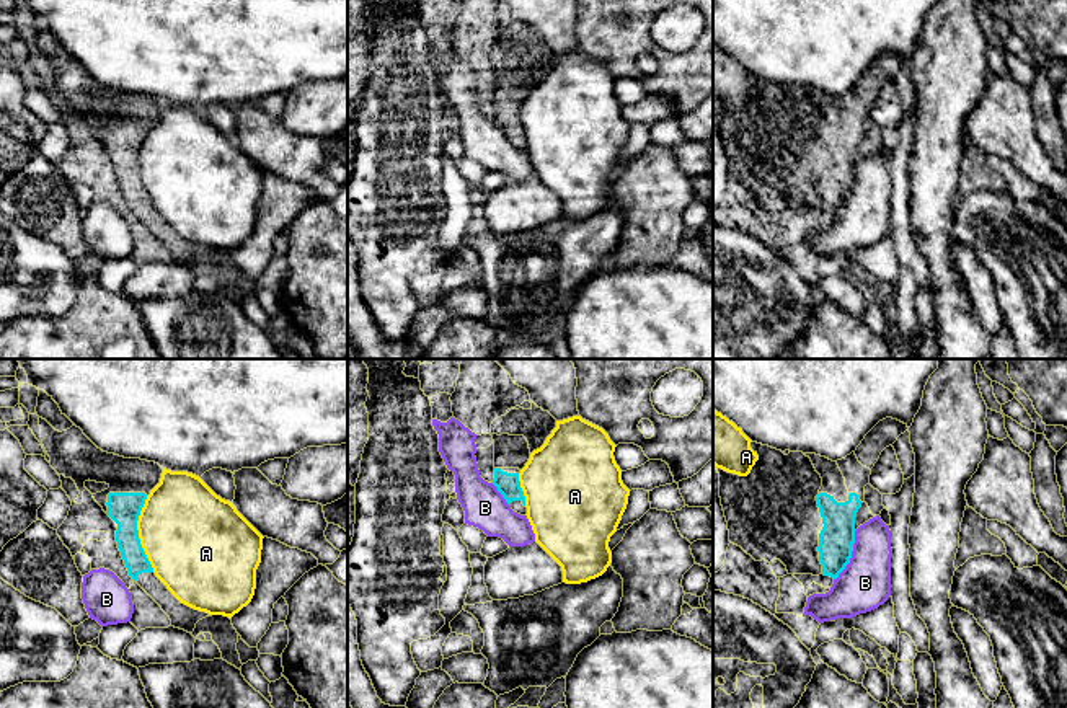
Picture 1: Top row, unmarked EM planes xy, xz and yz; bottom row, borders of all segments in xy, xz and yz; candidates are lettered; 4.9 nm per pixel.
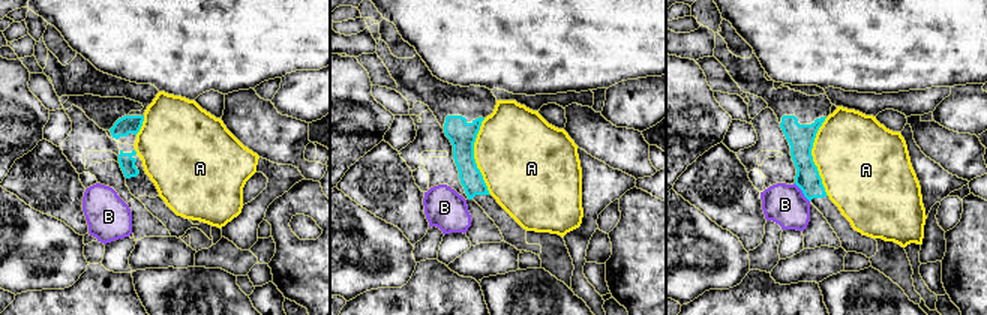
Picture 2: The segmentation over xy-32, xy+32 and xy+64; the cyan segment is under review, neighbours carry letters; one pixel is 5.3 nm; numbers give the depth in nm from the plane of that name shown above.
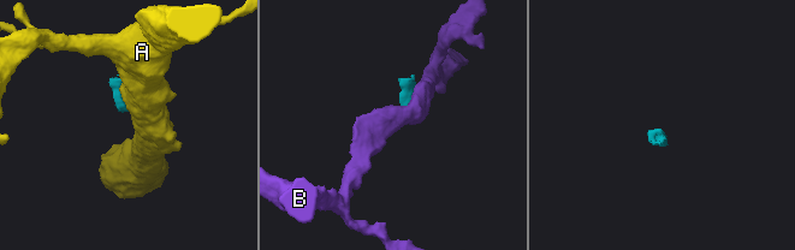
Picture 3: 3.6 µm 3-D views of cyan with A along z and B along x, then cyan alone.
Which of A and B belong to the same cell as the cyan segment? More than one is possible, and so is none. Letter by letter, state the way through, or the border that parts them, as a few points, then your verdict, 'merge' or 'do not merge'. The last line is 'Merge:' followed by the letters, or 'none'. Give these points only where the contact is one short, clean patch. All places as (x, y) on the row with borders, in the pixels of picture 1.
A: along xy (146, 496), (137, 521), (137, 537), (154, 571) | do not merge
B: along yz (855, 530), (850, 561), (834, 579) | do not merge
Merge: none

